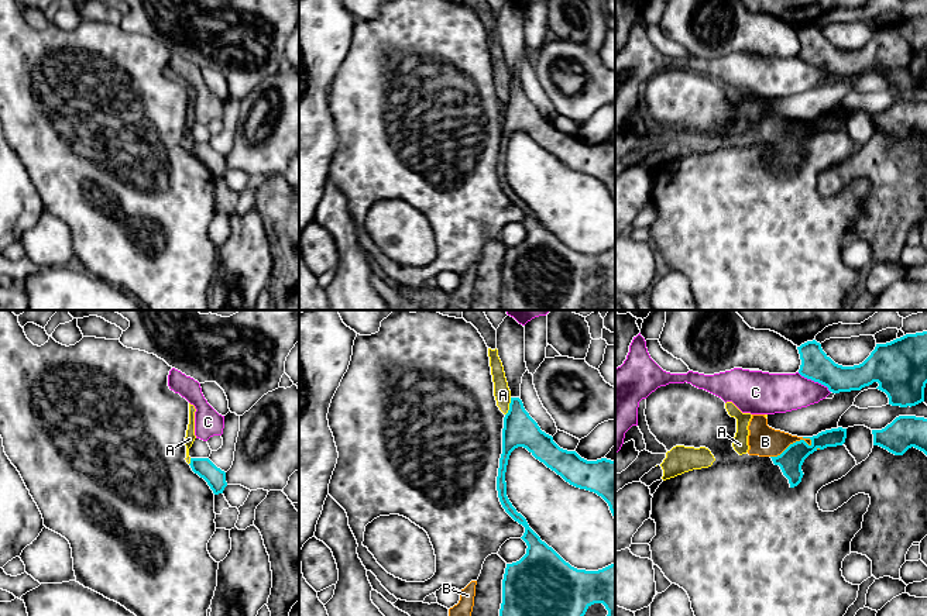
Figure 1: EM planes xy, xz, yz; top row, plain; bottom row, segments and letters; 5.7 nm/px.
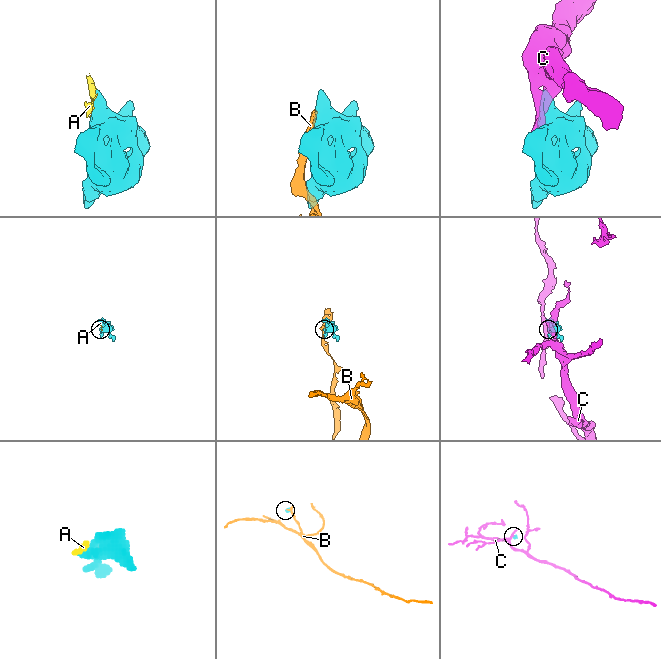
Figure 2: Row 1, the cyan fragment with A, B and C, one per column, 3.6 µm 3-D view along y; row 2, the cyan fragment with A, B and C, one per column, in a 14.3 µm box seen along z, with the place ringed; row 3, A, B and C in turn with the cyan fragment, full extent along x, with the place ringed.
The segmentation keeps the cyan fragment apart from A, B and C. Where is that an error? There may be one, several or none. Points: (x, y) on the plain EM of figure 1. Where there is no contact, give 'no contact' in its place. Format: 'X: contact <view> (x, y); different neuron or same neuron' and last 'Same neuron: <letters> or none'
A: contact xz (510, 90); different neuron
B: contact yz (790, 128); different neuron
C: contact yz (814, 65); different neuron
Same neuron: none

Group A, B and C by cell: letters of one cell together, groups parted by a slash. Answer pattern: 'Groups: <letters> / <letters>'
Groups: A B / C

